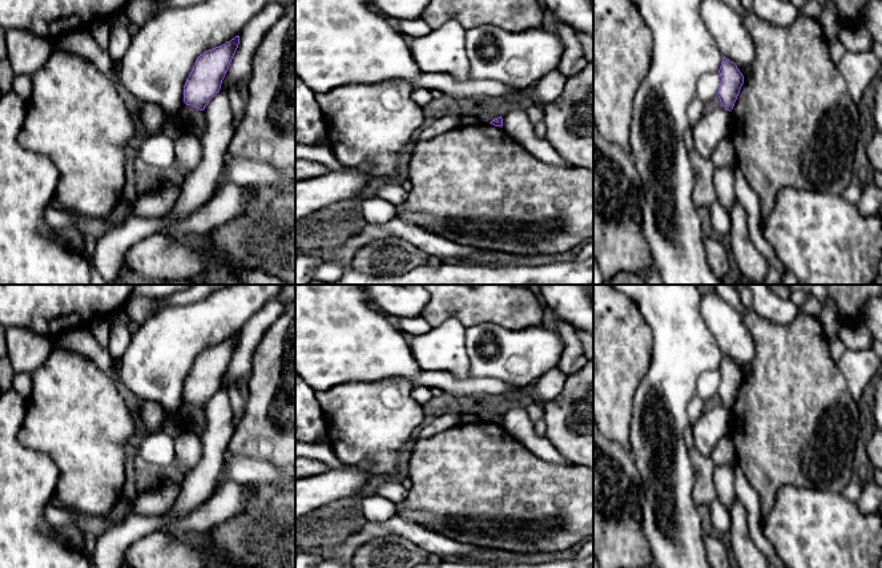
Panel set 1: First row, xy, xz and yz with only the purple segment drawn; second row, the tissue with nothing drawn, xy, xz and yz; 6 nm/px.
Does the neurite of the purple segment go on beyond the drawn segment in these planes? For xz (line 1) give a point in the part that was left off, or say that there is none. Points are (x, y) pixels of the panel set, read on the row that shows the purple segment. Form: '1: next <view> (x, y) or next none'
1: next none

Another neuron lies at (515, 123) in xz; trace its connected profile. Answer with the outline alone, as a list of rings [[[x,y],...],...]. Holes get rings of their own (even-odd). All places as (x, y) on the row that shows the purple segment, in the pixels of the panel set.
[[[524,105],[516,106],[514,110],[502,116],[502,118],[502,128],[535,158],[551,165],[572,166],[557,153],[545,137],[540,138],[535,133],[535,125],[529,121]]]

